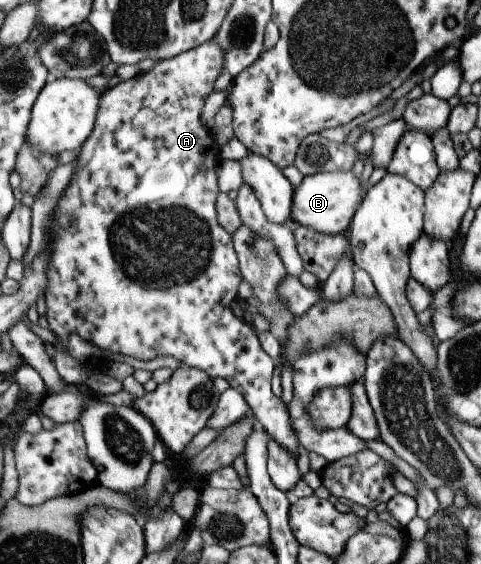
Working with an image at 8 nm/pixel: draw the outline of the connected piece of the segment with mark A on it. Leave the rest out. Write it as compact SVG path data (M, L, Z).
M212 38L172 58L155 61L150 70L140 72L126 81L120 81L100 94L92 130L88 138L76 150L76 164L74 164L70 180L60 193L54 210L50 213L51 243L49 244L49 259L45 266L44 315L47 320L47 329L55 336L53 346L60 352L64 353L67 350L68 334L76 332L82 340L98 347L105 354L122 354L122 356L132 356L138 360L172 356L180 364L203 370L212 379L214 377L223 378L246 401L249 410L255 417L257 426L263 428L269 438L273 438L280 446L288 449L296 458L298 442L290 427L289 414L282 401L270 391L270 378L272 378L271 372L274 370L274 364L259 345L253 328L236 318L228 305L232 300L239 299L236 290L240 284L241 274L238 270L239 264L232 246L231 235L222 228L221 224L218 224L216 218L215 200L218 188L214 168L219 159L219 145L213 134L210 134L210 130L201 123L200 116L204 99L213 90L214 80L222 68L222 49Z

